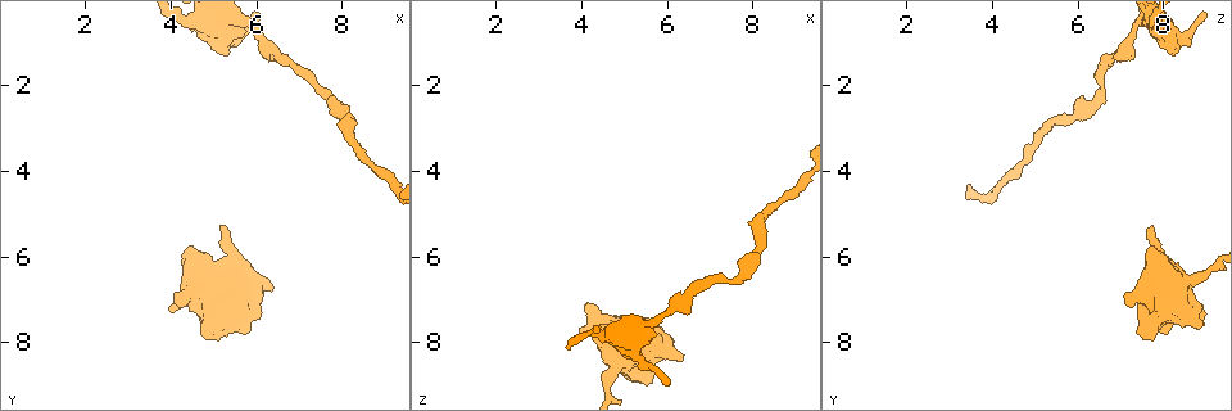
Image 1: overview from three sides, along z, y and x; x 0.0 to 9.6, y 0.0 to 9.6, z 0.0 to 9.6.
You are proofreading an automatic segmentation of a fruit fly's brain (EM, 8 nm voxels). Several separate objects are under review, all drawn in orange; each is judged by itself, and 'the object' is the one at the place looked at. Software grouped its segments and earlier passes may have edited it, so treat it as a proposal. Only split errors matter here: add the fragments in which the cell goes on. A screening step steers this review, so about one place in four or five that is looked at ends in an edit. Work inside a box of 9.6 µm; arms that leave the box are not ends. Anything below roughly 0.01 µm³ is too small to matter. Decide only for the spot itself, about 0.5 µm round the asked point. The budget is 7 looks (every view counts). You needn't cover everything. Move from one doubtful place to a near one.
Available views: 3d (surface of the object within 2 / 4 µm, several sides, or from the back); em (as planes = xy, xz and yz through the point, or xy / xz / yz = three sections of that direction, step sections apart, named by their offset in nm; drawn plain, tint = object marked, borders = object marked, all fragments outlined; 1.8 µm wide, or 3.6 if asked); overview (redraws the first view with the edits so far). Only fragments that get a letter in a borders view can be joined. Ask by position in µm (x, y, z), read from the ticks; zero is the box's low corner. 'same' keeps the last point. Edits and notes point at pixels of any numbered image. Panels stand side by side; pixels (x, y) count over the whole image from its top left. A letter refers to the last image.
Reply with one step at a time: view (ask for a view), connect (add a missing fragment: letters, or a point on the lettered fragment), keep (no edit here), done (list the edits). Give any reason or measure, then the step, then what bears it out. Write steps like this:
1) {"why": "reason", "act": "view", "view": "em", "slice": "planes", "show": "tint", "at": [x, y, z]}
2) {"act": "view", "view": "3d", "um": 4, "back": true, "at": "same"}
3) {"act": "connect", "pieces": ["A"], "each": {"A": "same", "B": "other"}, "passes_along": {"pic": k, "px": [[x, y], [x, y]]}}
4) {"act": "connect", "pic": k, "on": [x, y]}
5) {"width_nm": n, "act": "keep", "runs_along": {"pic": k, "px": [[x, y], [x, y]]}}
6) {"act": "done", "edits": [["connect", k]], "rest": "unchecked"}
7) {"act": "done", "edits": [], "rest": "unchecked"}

{"why": "sudden change in width", "act": "view", "view": "em", "slice": "xz", "step": 4, "show": "tint", "at": [4.55, 6.45, 8.90]}

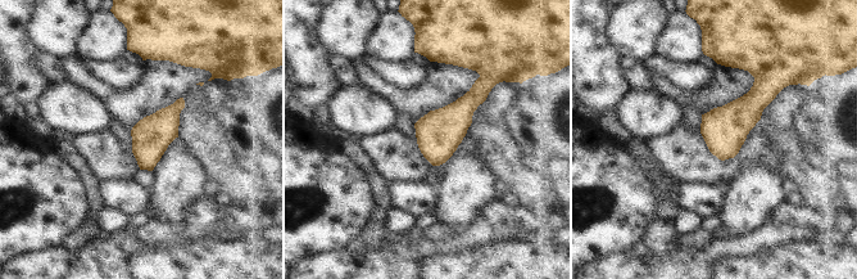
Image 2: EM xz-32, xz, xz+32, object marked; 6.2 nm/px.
{"why": "cut it another way", "act": "view", "view": "em", "slice": "planes", "show": "tint", "at": "same"}

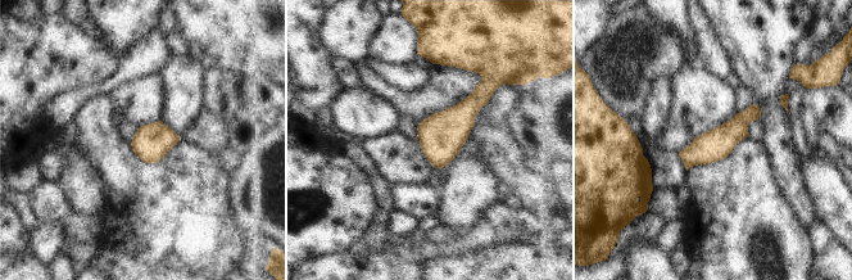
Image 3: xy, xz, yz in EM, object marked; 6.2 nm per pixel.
{"why": "see the neighbours", "act": "view", "view": "em", "slice": "planes", "show": "borders", "at": "same"}

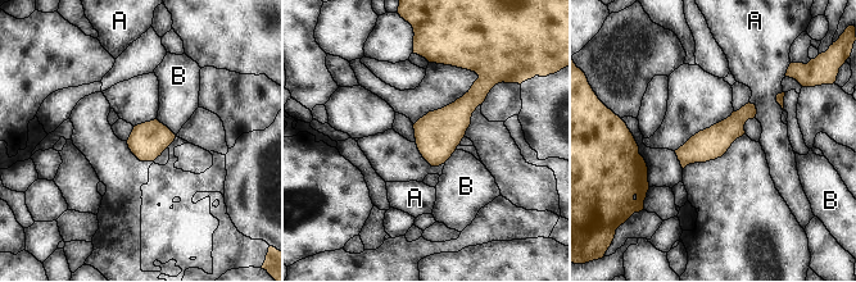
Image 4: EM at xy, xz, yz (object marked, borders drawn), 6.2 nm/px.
{"longest_contact_nm": ["B", 170], "act": "keep", "each": {"A": "other", "B": "other"}, "border": {"pic": 4, "px": [[157, 118], [176, 135]]}, "found": "no lettered fragment goes on from it"}

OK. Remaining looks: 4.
{"why": "thick end", "act": "view", "view": "3d", "um": 2, "at": [5.20, 5.35, 7.80]}

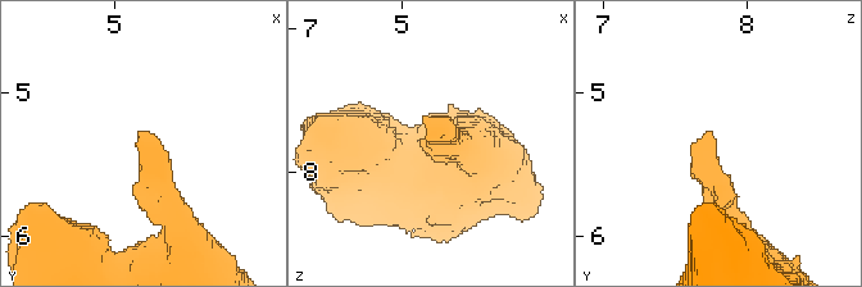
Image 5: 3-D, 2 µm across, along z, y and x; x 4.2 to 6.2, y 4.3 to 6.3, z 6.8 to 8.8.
{"why": "now the EM", "act": "view", "view": "em", "slice": "planes", "show": "borders", "at": [5.14, 5.32, 7.76]}

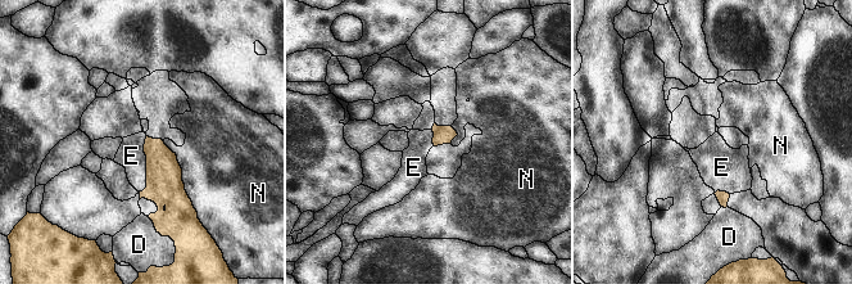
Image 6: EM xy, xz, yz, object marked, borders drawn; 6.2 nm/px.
{"act": "keep", "each": {"D": "other", "E": "other", "N": "other"}, "border": {"pic": 6, "px": [[146, 136], [145, 186], [140, 192]]}, "found": "no lettered fragment goes on from it"}

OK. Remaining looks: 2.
{"why": "calibre changes", "act": "view", "view": "em", "um": 3.6, "slice": "planes", "show": "borders", "at": [5.30, 0.90, 8.35]}

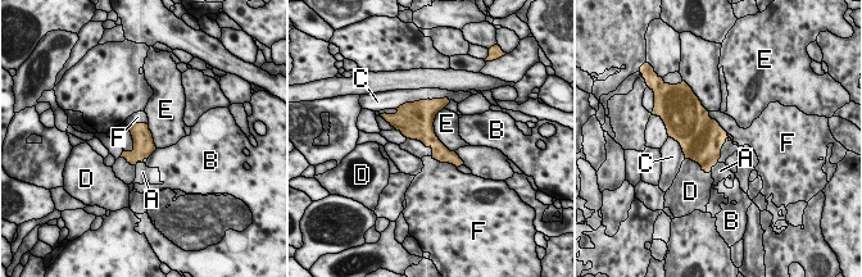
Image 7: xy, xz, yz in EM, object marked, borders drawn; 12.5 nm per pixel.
{"act": "keep", "each": {"A": "other", "B": "other", "C": "other", "D": "other", "E": "other", "F": "other"}, "border": {"pic": 7, "px": [[443, 108], [434, 132], [454, 151]]}, "found": "no lettered fragment goes on from it"}

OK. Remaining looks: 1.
{"act": "done", "edits": [], "rest": "unchecked"}

